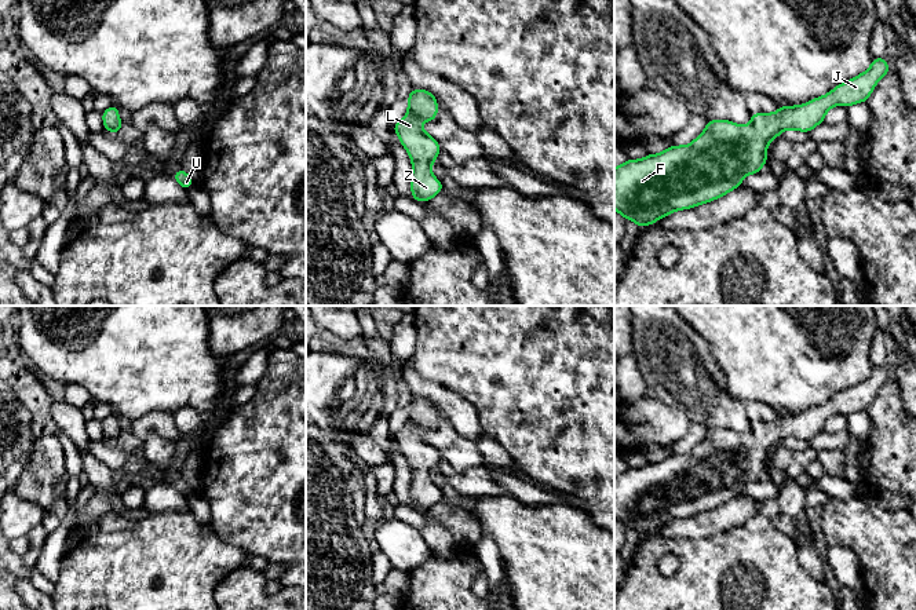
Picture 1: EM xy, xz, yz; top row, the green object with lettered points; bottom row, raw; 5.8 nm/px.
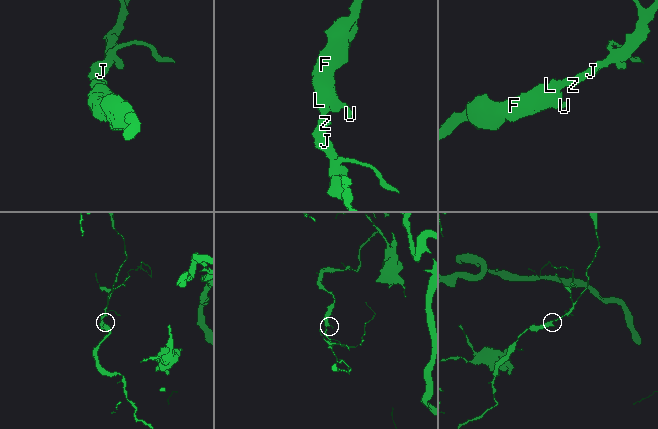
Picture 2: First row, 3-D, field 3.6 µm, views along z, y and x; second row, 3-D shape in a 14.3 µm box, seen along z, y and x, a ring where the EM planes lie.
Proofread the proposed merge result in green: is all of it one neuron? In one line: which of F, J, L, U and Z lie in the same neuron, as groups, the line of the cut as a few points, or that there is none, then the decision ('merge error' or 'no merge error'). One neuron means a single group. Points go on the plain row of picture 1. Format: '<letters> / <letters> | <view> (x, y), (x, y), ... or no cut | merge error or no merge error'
F J L U Z | no cut | no merge error

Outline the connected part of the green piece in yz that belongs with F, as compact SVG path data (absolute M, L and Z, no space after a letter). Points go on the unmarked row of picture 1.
M873 366L871 376L857 386L836 394L829 402L799 414L780 414L777 421L752 421L749 434L738 434L727 428L708 428L701 443L690 453L672 453L660 463L649 463L641 468L628 468L614 476L614 518L641 537L656 532L674 519L694 516L714 509L740 496L747 483L759 482L767 471L769 452L785 438L810 441L824 431L826 420L836 414L851 414L866 410L877 390L888 383L884 366Z

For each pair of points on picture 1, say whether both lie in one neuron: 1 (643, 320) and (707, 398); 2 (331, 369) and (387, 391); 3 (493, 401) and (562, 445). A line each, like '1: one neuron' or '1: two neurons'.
1: one neuron
2: one neuron
3: one neuron

